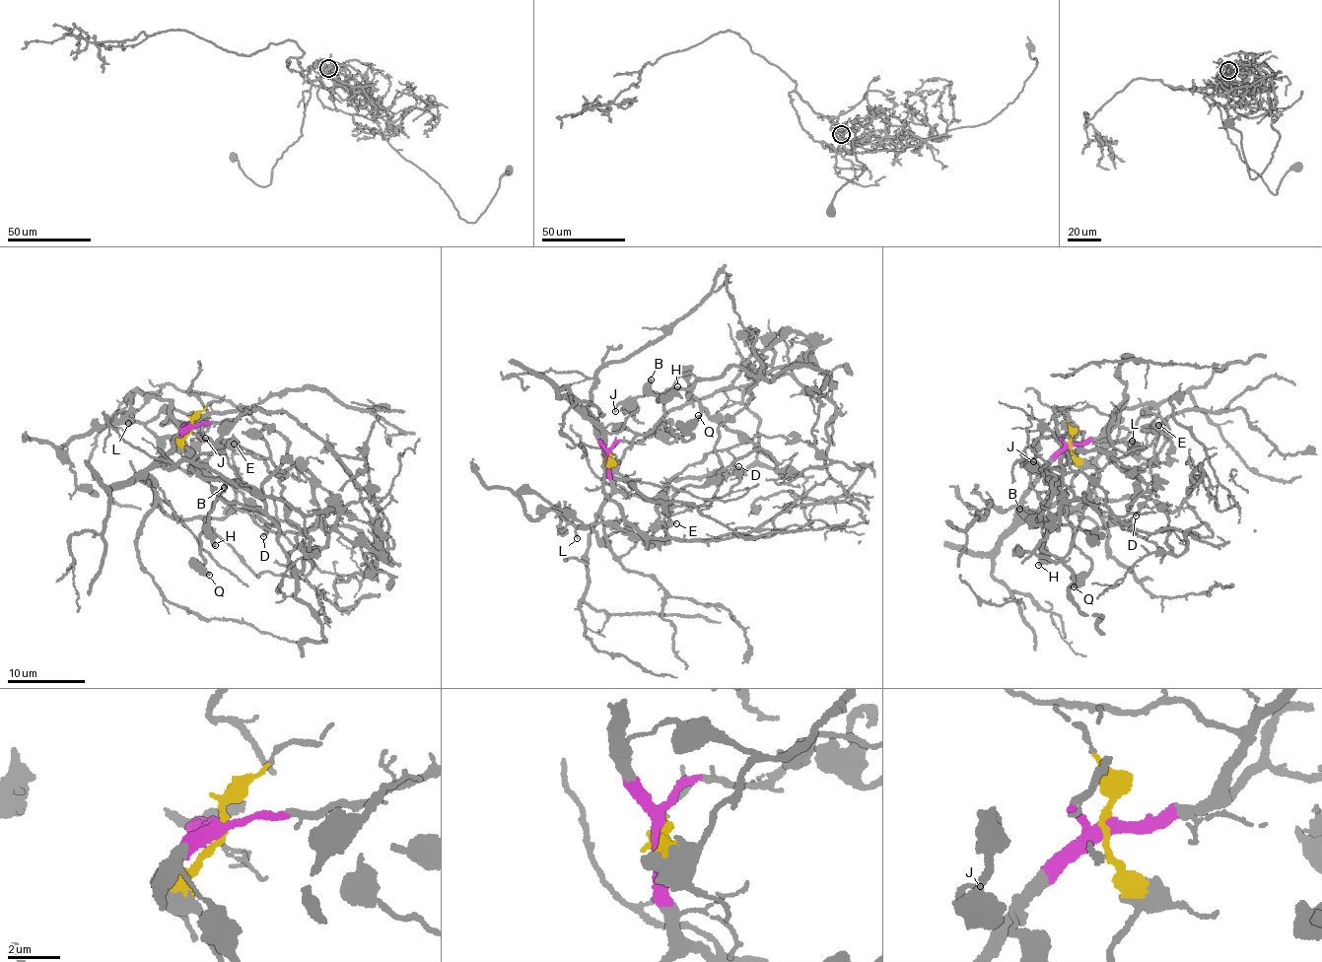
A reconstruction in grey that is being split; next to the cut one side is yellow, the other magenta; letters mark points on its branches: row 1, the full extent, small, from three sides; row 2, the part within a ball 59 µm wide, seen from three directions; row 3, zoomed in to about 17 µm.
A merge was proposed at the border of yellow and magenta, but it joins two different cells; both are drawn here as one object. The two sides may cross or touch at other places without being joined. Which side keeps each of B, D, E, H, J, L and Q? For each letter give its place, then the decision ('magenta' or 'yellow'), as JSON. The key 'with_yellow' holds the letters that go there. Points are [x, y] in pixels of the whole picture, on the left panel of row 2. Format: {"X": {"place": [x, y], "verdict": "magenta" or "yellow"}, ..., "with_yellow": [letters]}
{"B": {"place": [224, 487], "verdict": "yellow"}, "D": {"place": [263, 536], "verdict": "magenta"}, "E": {"place": [234, 444], "verdict": "magenta"}, "H": {"place": [215, 545], "verdict": "yellow"}, "J": {"place": [205, 438], "verdict": "yellow"}, "L": {"place": [128, 423], "verdict": "magenta"}, "Q": {"place": [209, 575], "verdict": "yellow"}, "with_yellow": ["B", "H", "J", "Q"]}

